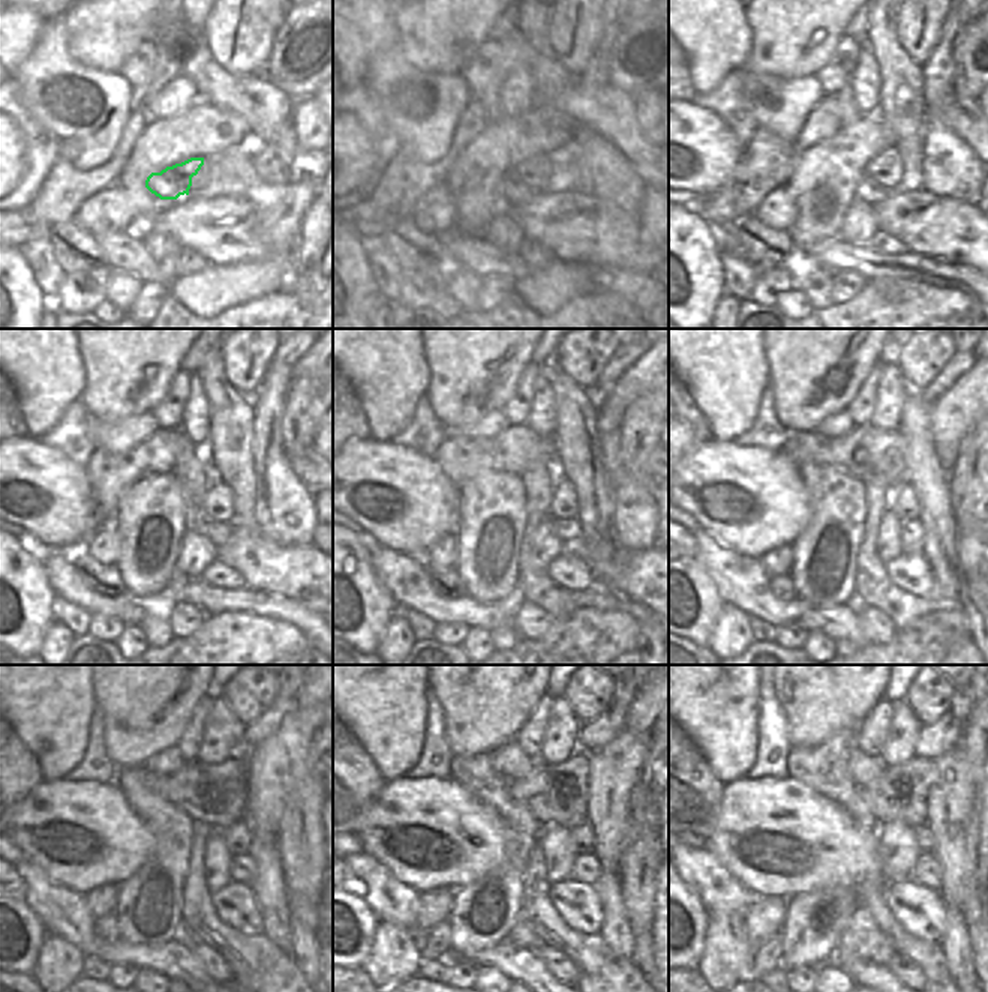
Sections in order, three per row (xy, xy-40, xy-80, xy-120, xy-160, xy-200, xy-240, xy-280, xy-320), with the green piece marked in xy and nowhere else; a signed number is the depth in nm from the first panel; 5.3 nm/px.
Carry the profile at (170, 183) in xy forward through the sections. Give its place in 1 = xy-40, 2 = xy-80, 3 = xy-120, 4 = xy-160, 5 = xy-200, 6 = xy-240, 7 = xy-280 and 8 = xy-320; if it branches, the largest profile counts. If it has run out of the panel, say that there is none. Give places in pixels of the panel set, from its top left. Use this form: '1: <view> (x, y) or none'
1: xy-40 (522, 174)
2: xy-80 (868, 191)
3: xy-120 (218, 533)
4: xy-160 (568, 532)
5: xy-200 (910, 532)
6: xy-240 (242, 868)
7: xy-280 (586, 868)
8: xy-320 (927, 871)

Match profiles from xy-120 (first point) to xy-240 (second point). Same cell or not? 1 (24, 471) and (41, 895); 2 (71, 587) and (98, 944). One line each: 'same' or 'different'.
1: different
2: same

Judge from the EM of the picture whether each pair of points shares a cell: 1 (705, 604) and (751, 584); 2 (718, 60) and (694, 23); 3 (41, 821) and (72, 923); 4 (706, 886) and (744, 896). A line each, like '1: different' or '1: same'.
1: different
2: same
3: different
4: same

